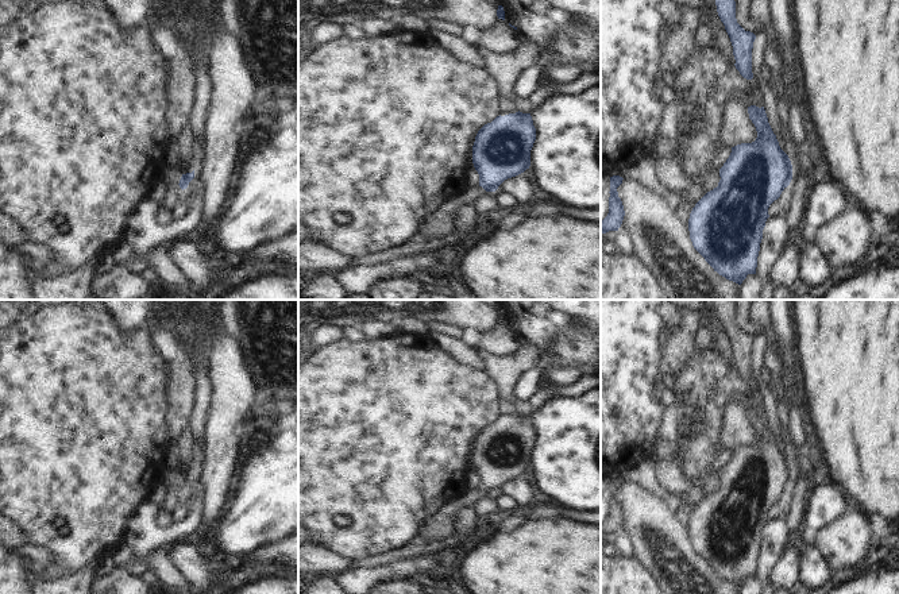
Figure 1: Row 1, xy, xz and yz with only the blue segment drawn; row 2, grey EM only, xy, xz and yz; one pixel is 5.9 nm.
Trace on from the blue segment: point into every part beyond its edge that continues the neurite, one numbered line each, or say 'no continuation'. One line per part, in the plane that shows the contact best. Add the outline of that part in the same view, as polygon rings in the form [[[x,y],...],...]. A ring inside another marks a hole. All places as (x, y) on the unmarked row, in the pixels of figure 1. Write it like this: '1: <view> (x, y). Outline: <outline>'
1: xy (170, 477). Outline: [[[166,468],[163,474],[163,483],[178,487],[182,477],[184,477],[182,472]]]

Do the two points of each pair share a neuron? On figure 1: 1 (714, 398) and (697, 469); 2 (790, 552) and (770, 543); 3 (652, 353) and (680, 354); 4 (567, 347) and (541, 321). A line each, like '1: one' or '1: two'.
1: one
2: two
3: two
4: two

